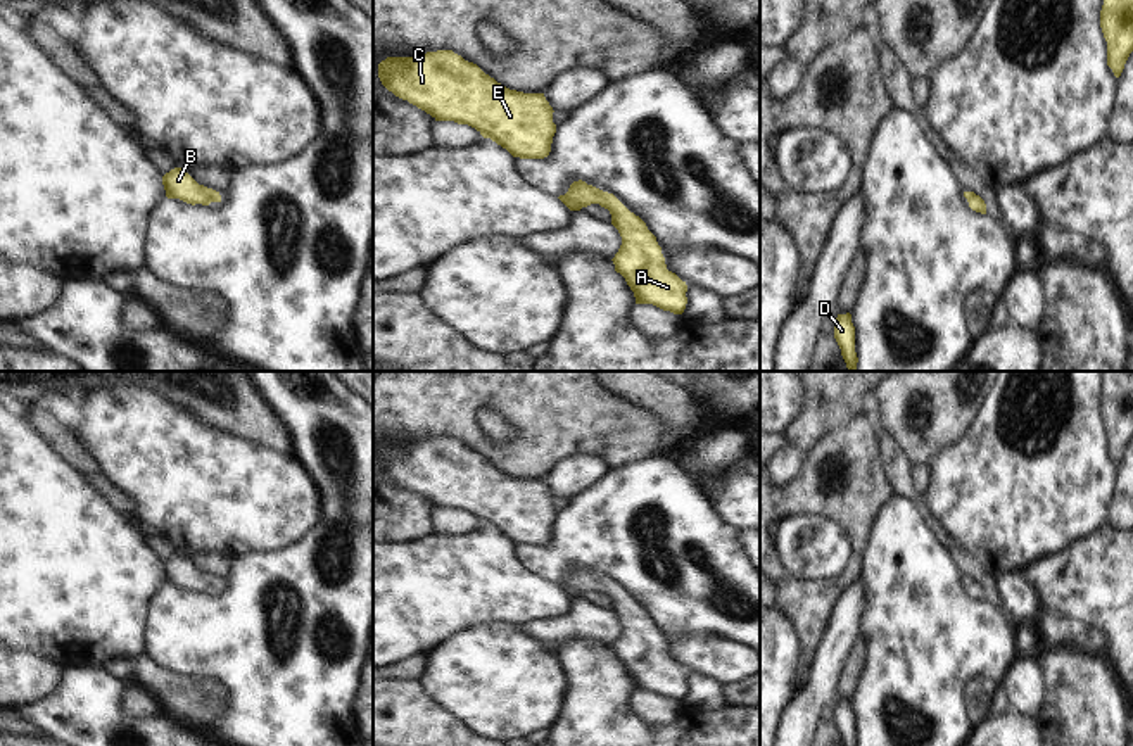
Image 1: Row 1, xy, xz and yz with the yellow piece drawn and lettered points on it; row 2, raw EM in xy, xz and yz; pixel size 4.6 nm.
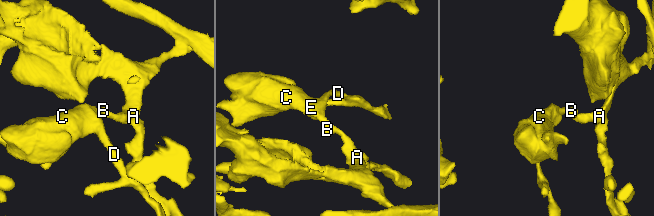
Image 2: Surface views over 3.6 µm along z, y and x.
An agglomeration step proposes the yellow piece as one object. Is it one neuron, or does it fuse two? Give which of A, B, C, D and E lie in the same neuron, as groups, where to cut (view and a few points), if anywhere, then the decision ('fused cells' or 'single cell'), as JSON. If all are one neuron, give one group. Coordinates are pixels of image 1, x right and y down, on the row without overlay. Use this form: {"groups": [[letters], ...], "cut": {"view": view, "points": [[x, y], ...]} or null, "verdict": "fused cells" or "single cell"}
{"groups": [["A", "B", "C", "D", "E"]], "cut": null, "verdict": "single cell"}

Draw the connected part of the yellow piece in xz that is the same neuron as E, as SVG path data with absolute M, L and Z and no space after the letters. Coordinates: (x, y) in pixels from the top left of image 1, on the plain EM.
M453 437L387 444L378 465L435 508L468 511L513 544L544 546L551 539L556 511L544 480L510 477Z

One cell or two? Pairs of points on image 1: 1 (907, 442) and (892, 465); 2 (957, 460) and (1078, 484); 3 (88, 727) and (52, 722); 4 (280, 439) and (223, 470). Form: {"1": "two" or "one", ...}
{"1": "two", "2": "one", "3": "one", "4": "two"}

